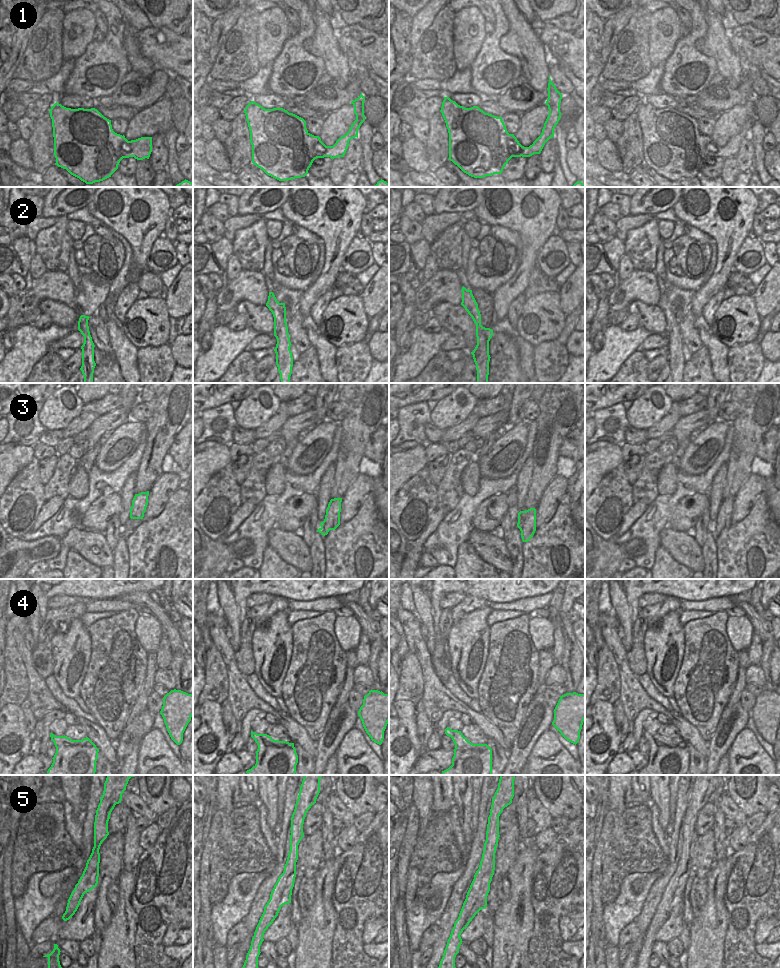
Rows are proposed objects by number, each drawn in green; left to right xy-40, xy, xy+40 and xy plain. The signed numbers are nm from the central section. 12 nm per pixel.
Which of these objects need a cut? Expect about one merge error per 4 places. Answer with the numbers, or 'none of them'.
5

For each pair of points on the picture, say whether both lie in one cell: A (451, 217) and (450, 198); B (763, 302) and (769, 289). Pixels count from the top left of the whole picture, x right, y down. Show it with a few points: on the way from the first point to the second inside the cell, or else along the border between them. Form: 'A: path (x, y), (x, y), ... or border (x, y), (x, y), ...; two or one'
A: border (460, 212), (434, 213); two
B: path (766, 299), (769, 292); one

